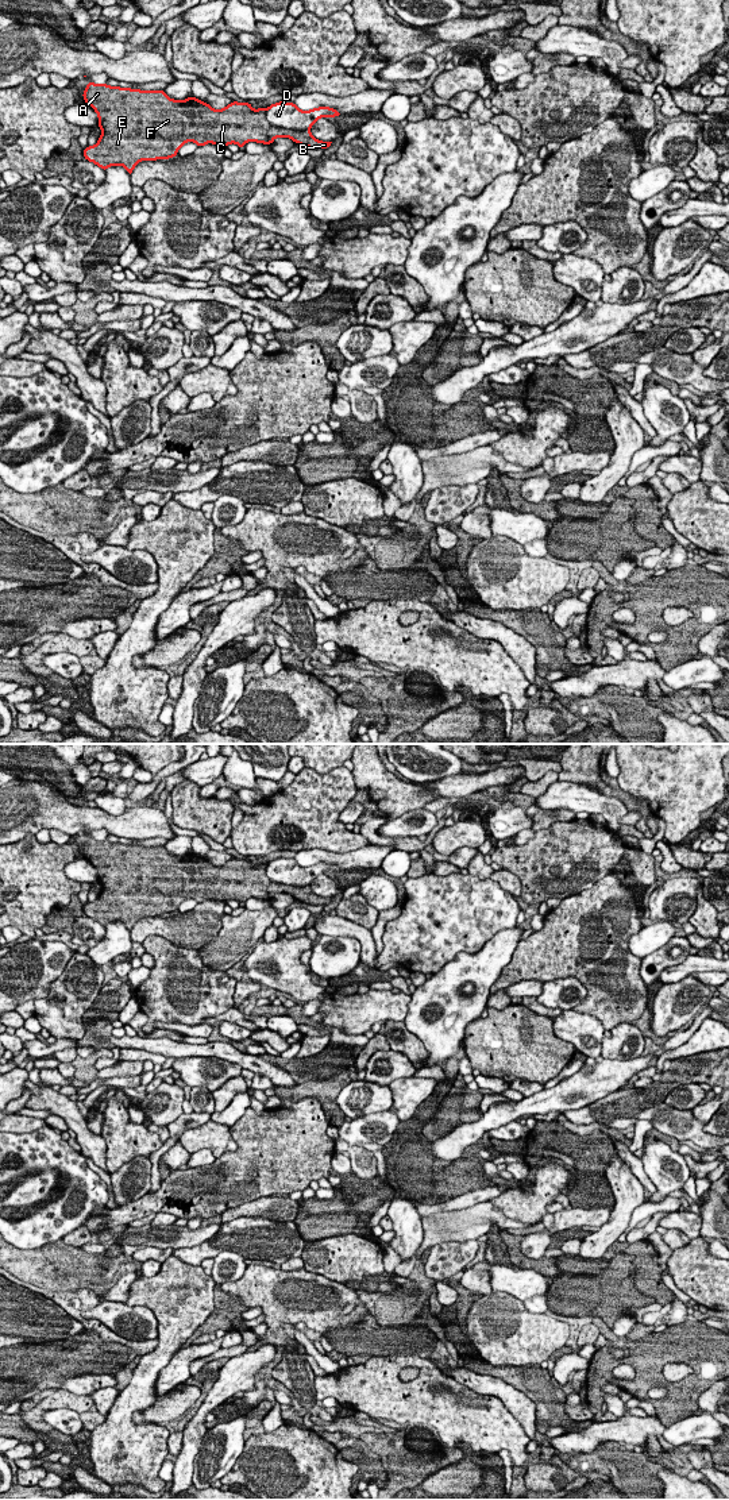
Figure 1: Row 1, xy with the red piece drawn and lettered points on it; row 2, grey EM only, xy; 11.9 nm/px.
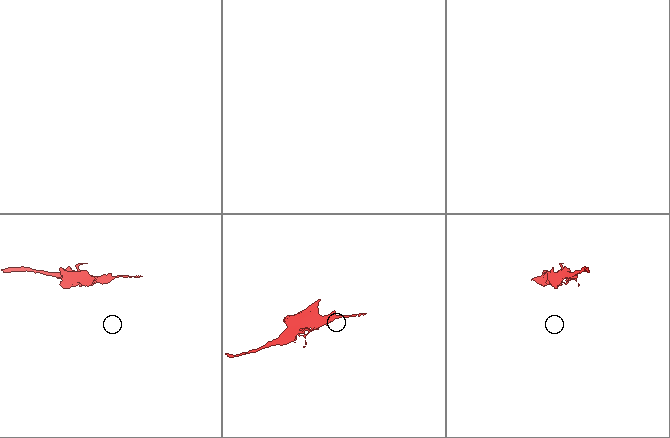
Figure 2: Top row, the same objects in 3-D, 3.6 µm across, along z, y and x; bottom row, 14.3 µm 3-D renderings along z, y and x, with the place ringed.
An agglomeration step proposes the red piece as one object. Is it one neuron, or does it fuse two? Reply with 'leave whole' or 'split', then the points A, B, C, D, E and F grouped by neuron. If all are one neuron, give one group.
split | A B C E F / D

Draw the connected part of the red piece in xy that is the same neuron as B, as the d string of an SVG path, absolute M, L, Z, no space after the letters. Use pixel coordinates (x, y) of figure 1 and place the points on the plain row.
M88 838L82 849L99 874L101 891L94 902L84 905L84 914L104 928L111 922L123 922L130 930L142 917L169 915L188 898L198 903L208 899L227 903L231 899L240 905L248 898L271 901L275 894L289 894L308 905L328 905L332 898L316 895L310 886L296 887L271 882L266 875L267 864L254 865L251 859L232 857L223 865L213 865L196 853L170 855L165 847L140 847Z

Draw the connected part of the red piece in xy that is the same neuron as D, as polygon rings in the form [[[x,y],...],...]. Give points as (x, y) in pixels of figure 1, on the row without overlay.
[[[285,857],[271,860],[266,867],[266,875],[271,882],[296,887],[310,886],[319,875],[333,875],[339,871],[335,864],[319,863],[301,867],[294,859]]]

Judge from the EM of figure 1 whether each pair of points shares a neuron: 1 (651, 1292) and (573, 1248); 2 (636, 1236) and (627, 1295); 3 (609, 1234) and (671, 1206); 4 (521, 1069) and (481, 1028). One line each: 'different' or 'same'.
1: different
2: different
3: different
4: same

